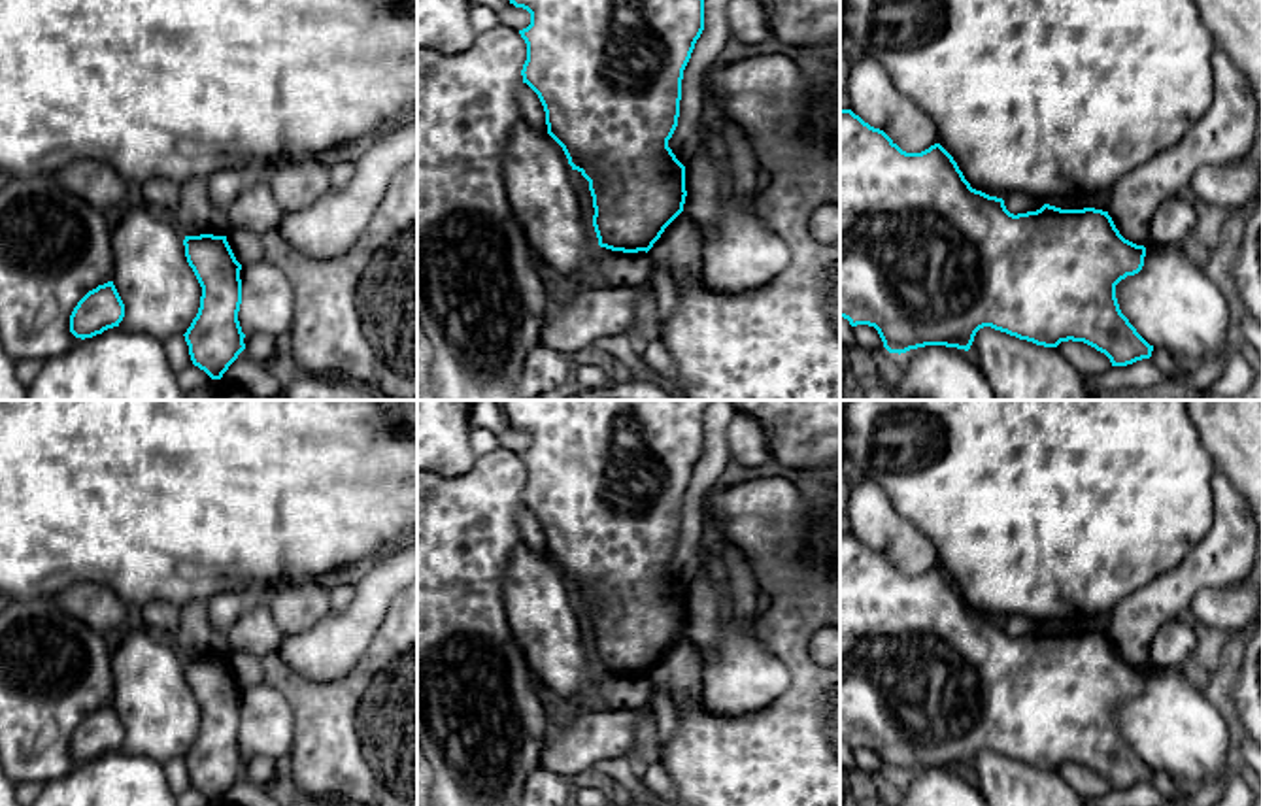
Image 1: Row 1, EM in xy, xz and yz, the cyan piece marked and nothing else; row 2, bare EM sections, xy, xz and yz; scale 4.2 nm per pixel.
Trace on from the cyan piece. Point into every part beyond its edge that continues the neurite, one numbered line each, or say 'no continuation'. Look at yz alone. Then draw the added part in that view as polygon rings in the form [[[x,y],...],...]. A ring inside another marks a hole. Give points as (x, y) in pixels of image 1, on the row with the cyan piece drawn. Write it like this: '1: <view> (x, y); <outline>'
no continuation

